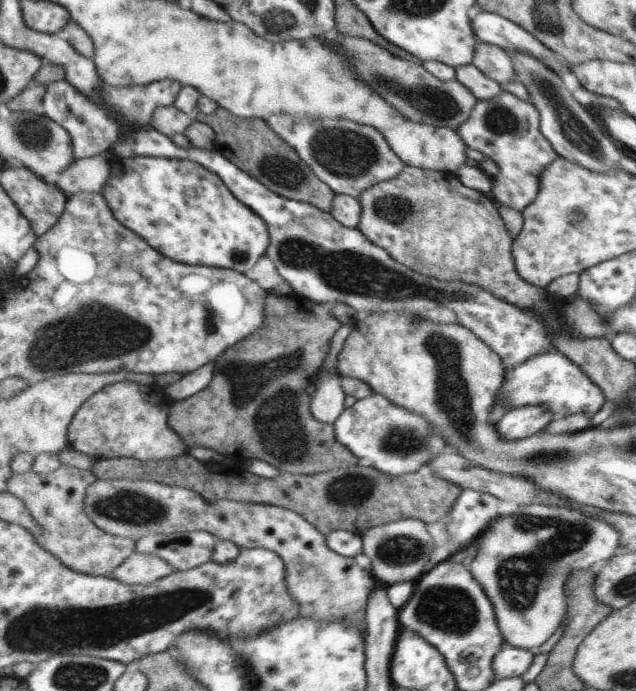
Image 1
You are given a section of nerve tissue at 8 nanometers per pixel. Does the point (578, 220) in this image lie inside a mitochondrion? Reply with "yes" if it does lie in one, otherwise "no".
yes

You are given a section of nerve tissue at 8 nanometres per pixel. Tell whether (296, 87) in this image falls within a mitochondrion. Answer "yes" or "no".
no

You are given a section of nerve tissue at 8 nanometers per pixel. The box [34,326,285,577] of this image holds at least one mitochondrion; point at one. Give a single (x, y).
(128, 507)

